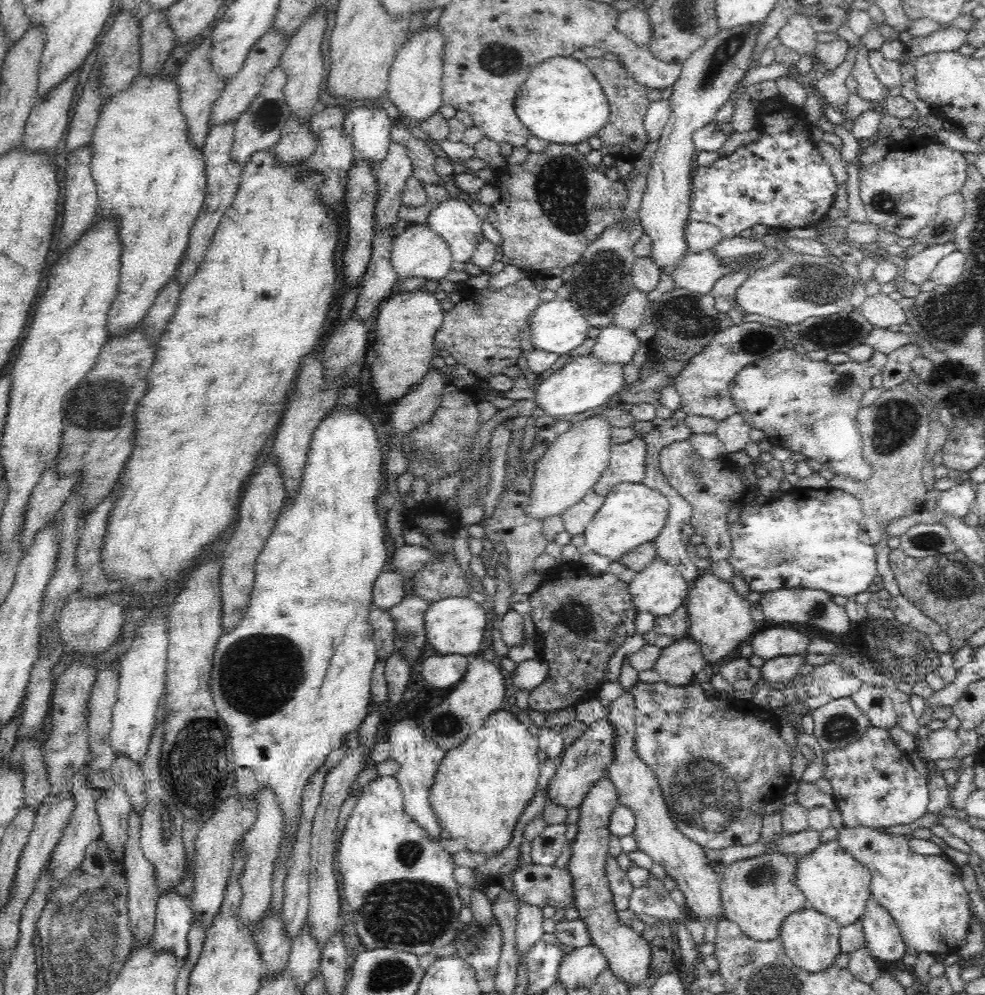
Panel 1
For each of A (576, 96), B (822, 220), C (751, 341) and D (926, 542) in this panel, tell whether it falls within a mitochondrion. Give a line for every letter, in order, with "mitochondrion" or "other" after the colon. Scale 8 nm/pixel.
A: other
B: other
C: mitochondrion
D: mitochondrion

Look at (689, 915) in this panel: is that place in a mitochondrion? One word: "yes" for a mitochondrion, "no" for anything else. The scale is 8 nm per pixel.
no

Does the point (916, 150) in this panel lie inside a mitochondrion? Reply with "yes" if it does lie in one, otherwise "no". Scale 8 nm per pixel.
no

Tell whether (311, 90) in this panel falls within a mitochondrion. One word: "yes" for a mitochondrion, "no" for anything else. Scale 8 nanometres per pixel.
no

